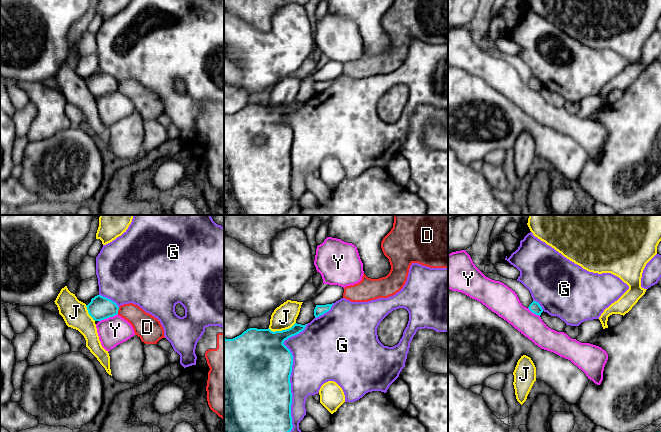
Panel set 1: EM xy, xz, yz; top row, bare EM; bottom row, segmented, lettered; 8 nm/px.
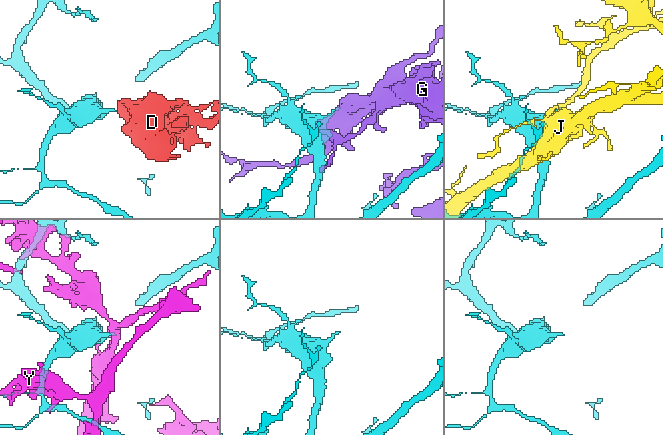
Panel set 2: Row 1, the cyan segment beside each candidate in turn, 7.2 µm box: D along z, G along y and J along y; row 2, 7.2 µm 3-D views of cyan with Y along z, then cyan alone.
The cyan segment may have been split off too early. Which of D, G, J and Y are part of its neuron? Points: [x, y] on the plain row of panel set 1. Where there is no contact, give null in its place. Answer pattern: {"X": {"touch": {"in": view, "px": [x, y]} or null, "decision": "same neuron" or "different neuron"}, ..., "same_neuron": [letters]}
{"D": {"touch": {"in": "xy", "px": [118, 85]}, "decision": "different neuron"}, "G": {"touch": {"in": "xz", "px": [289, 154]}, "decision": "different neuron"}, "J": {"touch": {"in": "xz", "px": [282, 106]}, "decision": "different neuron"}, "Y": {"touch": {"in": "xy", "px": [108, 93]}, "decision": "different neuron"}, "same_neuron": []}

